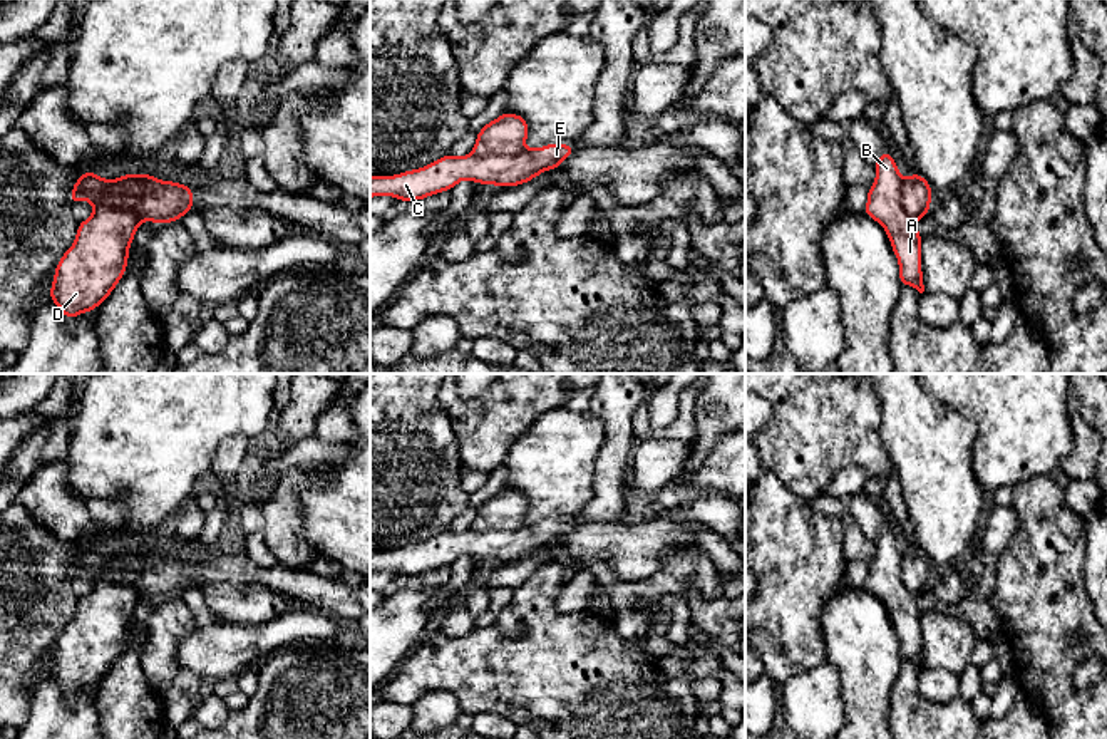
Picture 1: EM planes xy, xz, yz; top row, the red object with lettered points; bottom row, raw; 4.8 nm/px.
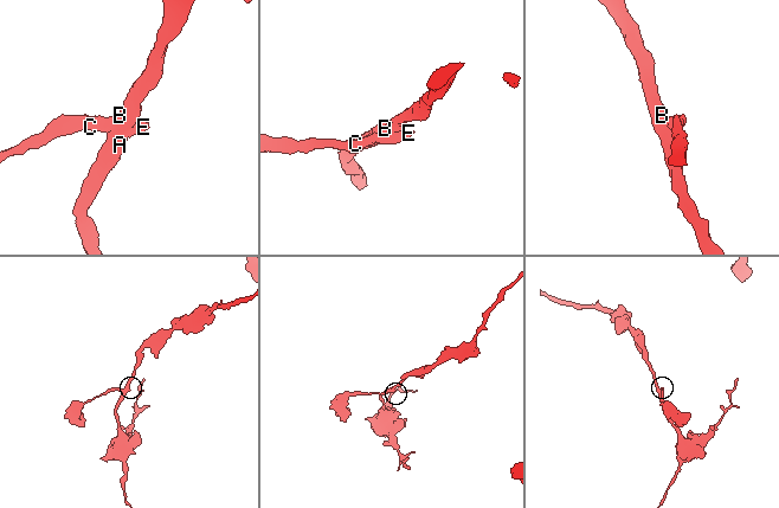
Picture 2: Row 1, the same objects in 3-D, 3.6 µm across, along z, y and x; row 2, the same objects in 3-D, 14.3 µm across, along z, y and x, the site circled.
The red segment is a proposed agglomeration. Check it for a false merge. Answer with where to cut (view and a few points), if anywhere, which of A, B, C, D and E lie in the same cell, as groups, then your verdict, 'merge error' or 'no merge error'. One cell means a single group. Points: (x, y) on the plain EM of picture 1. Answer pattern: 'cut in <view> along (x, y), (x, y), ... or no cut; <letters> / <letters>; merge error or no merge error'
cut in xz along (525, 523), (513, 530), (471, 530); A B D / C E; merge error

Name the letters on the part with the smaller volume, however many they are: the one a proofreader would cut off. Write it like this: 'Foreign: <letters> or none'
Foreign: C, E

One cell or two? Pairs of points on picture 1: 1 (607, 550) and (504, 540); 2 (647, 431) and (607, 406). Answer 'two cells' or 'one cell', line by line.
1: one cell
2: two cells

